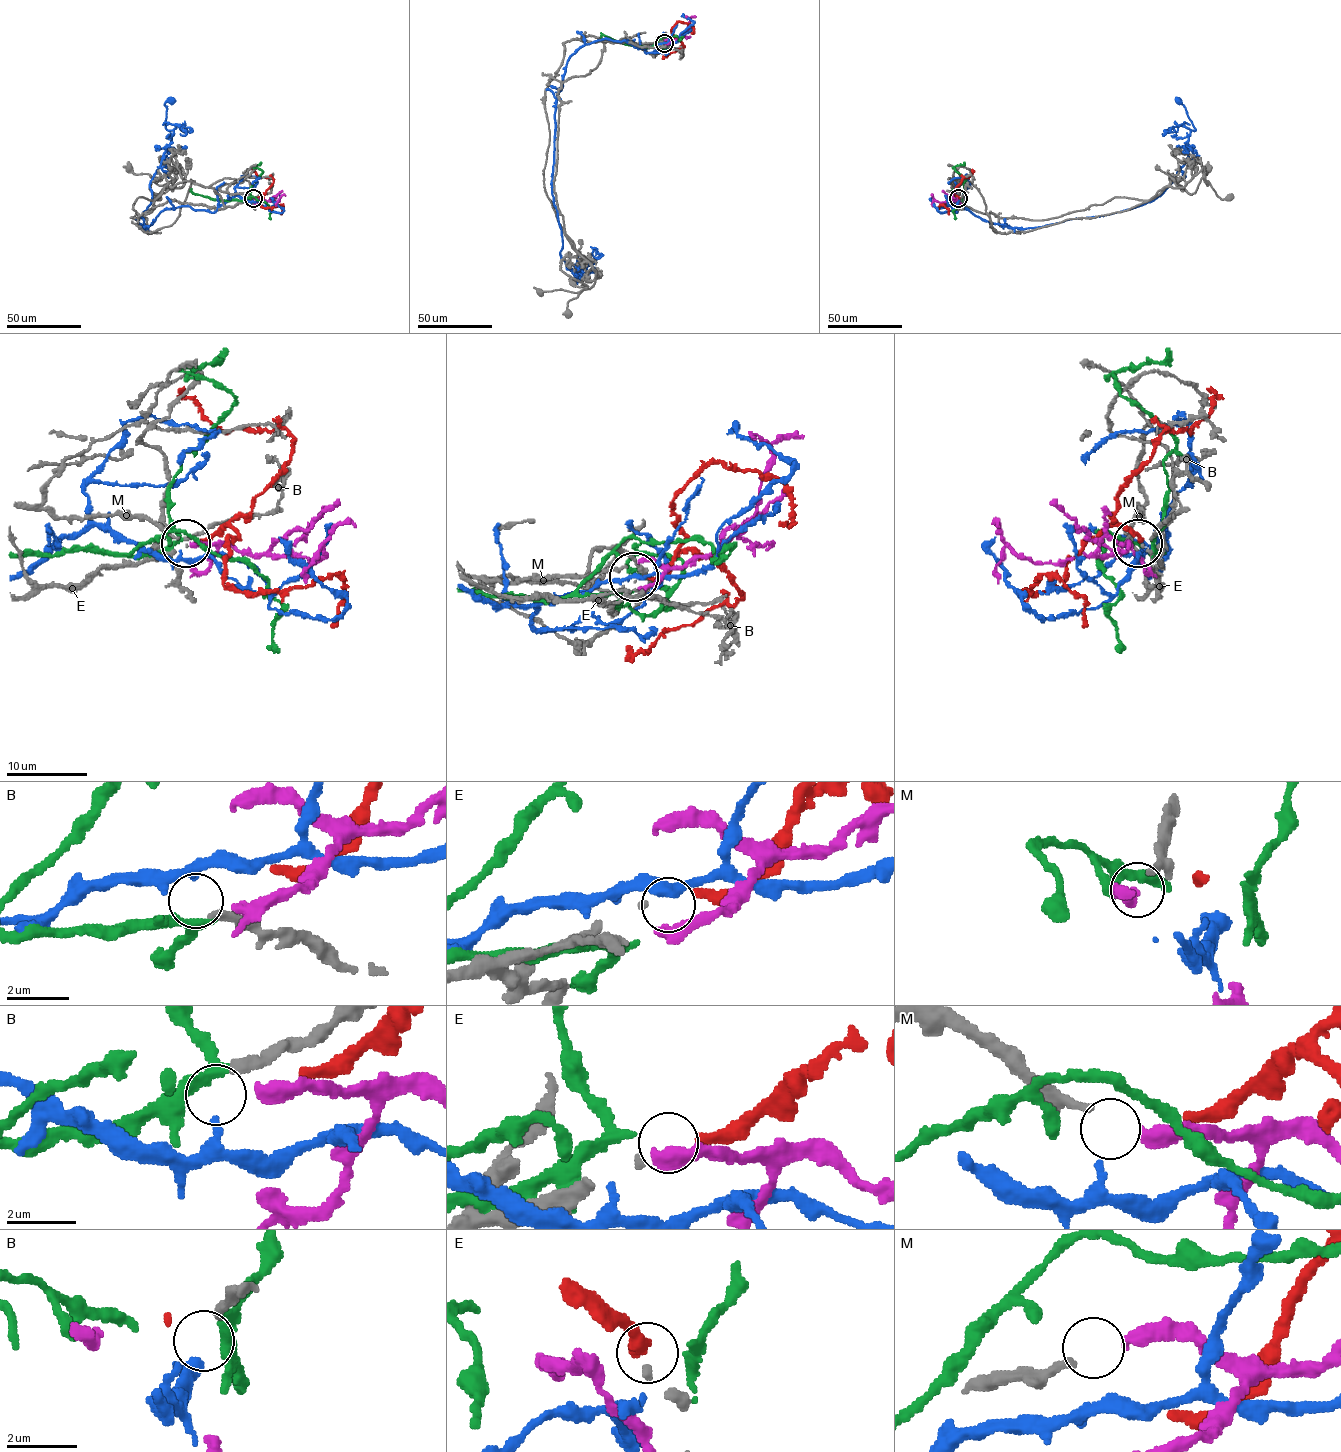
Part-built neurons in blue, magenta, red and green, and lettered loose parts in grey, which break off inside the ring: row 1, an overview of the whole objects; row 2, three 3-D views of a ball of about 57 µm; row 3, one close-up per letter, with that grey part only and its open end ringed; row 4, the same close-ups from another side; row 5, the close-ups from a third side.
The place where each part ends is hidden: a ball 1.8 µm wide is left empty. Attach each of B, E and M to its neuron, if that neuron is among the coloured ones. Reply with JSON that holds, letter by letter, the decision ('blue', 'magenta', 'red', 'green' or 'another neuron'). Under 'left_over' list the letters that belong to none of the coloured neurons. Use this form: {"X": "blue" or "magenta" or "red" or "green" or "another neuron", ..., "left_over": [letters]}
{"B": "blue", "E": "red", "M": "magenta", "left_over": []}

